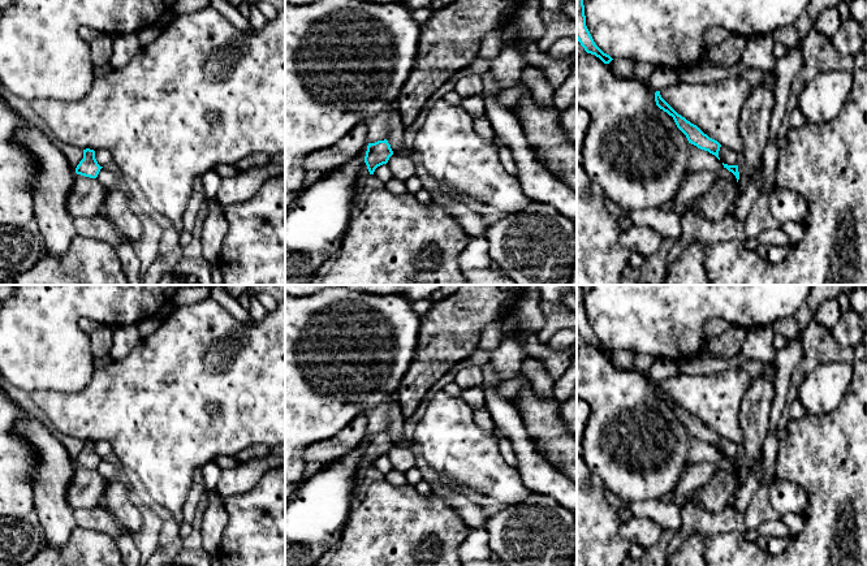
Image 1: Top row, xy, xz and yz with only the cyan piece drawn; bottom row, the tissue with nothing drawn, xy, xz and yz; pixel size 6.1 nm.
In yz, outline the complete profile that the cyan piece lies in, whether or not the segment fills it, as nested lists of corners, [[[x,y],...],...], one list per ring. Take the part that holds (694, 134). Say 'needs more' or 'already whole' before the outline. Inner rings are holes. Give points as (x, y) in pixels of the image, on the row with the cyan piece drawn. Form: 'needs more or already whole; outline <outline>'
already whole; outline [[[660,91],[655,92],[656,105],[673,117],[677,128],[686,135],[689,143],[696,146],[700,150],[708,151],[715,155],[719,160],[719,151],[721,144],[704,134],[696,125],[687,121],[685,117],[678,115],[660,95]]]

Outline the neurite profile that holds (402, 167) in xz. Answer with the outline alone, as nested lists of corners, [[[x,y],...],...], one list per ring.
[[[393,154],[387,165],[389,167],[393,178],[400,181],[407,181],[411,176],[417,174],[417,163],[411,156],[402,154]]]

